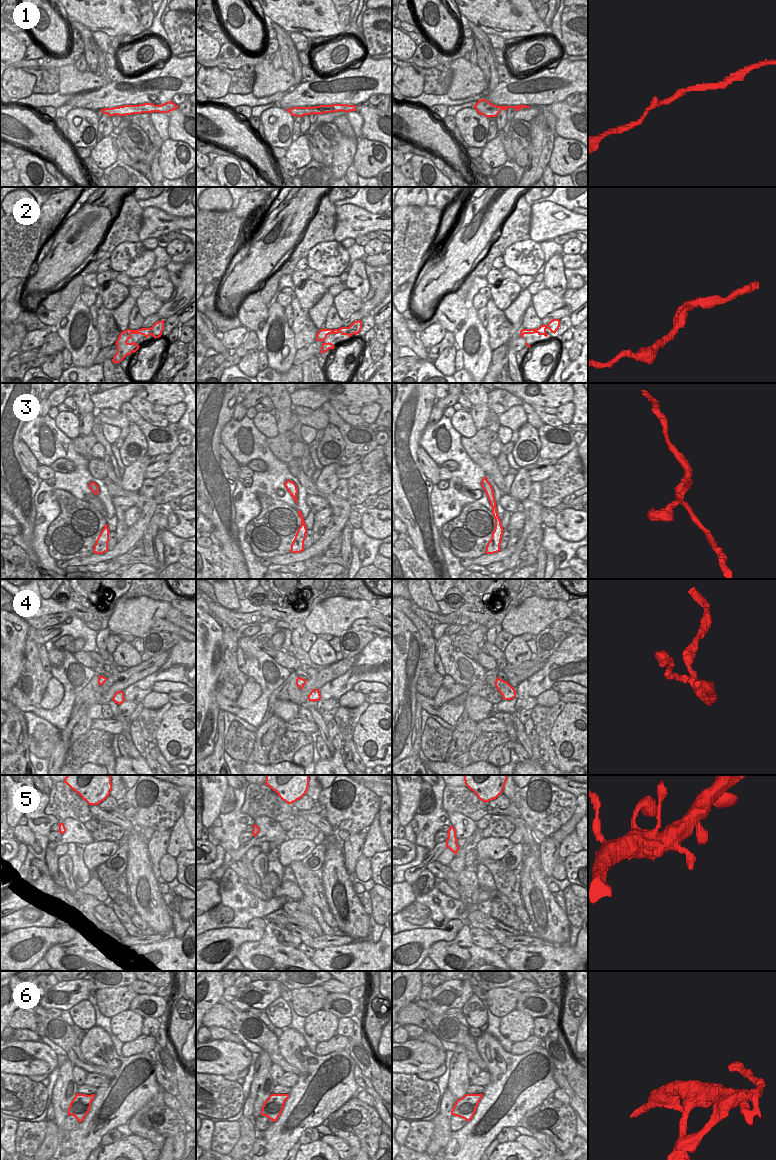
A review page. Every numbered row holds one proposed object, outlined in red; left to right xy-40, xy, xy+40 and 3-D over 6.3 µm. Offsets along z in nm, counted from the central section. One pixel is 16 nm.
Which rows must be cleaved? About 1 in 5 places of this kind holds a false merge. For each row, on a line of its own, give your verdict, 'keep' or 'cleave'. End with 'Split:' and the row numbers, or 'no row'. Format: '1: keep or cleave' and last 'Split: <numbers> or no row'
1: keep
2: keep
3: keep
4: keep
5: keep
6: keep
Split: no row

